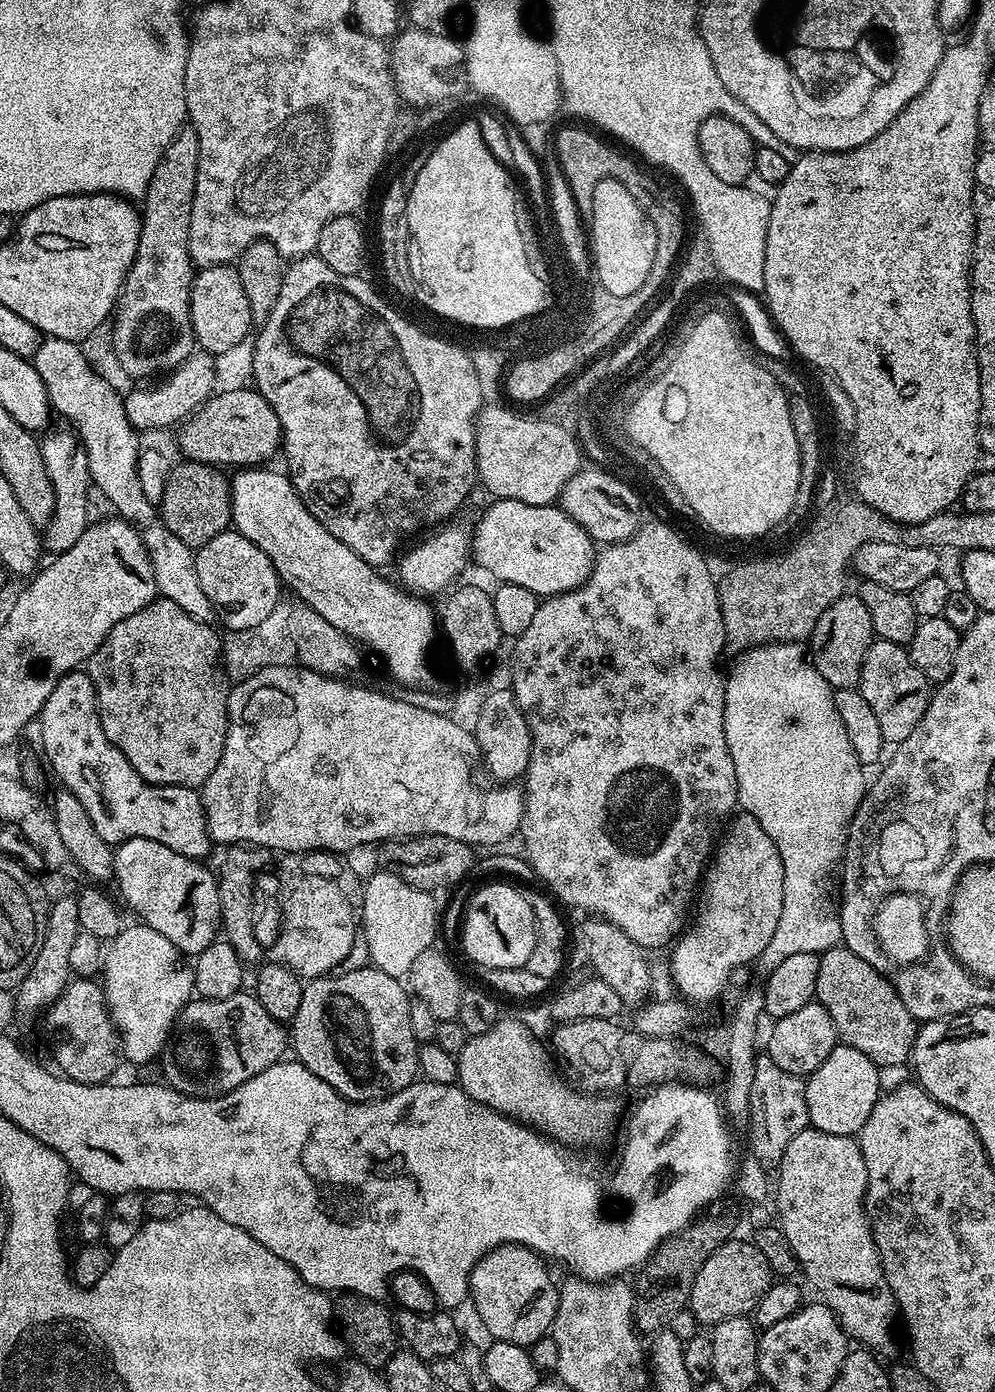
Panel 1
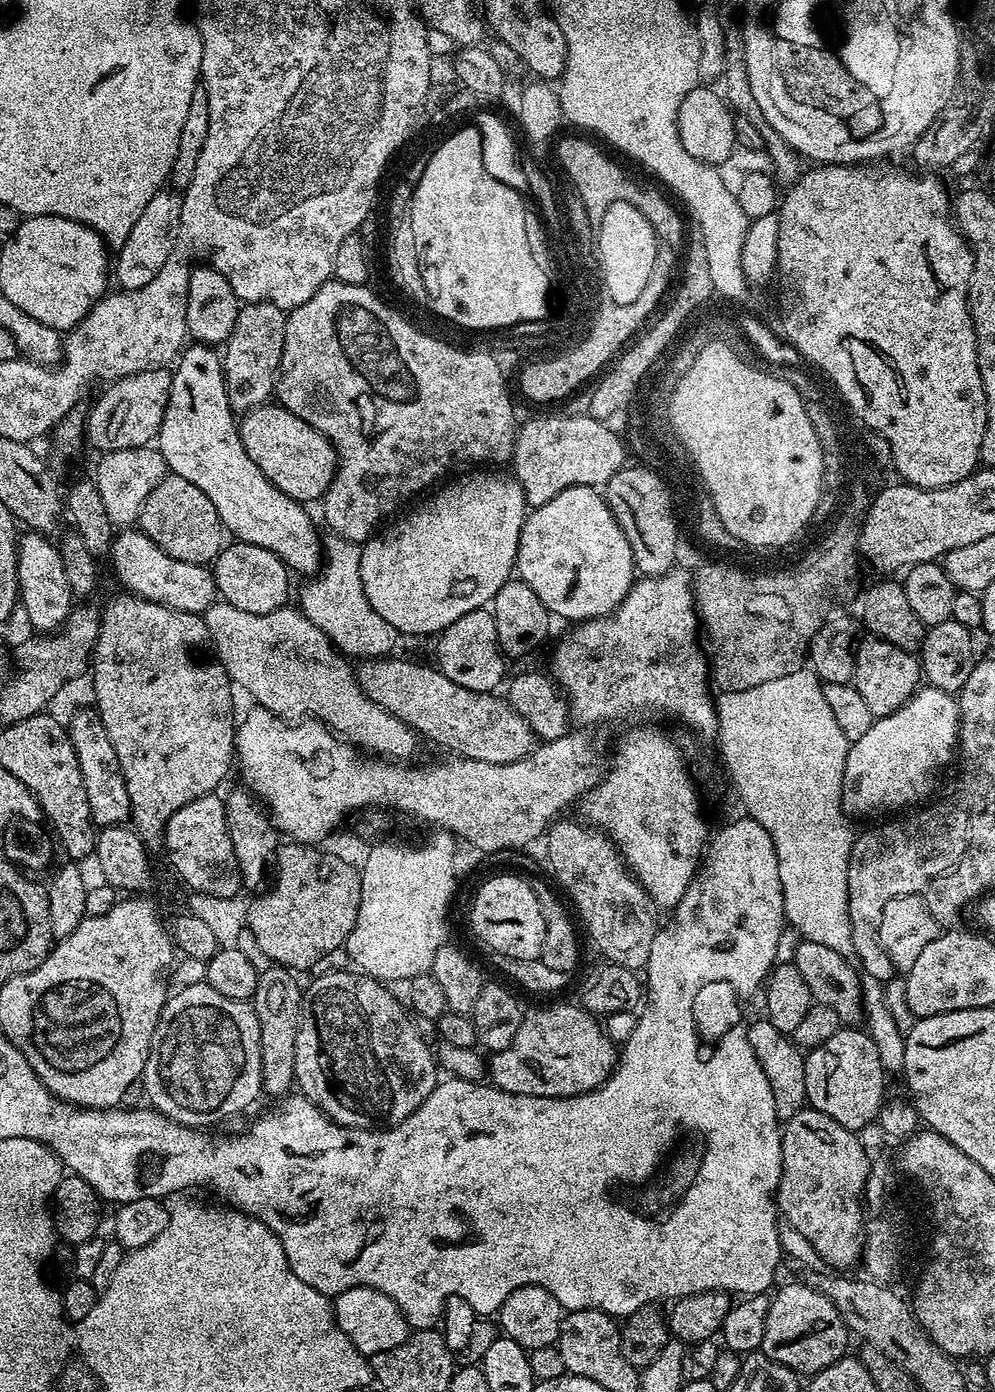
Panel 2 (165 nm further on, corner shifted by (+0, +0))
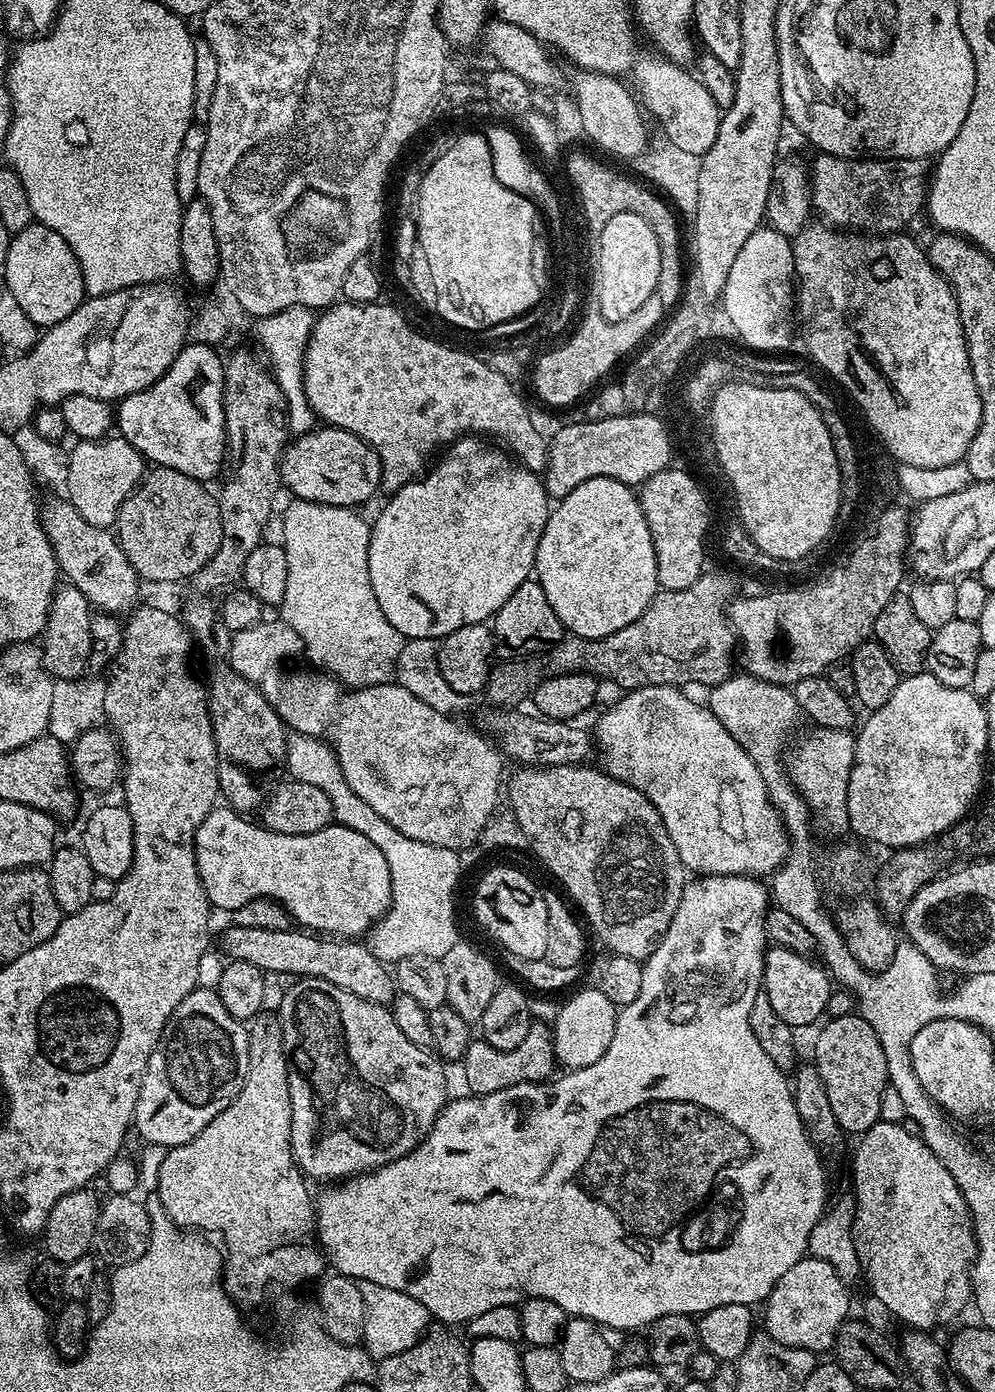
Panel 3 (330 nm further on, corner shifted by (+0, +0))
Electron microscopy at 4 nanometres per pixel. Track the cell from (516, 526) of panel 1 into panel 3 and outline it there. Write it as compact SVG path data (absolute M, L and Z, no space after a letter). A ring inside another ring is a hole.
M603 476L574 486L570 494L559 497L557 504L560 505L549 511L538 542L534 579L546 590L554 614L558 614L571 635L587 640L606 638L637 620L660 588L656 551L650 526L646 526L646 514L642 514L640 497L629 485Z

